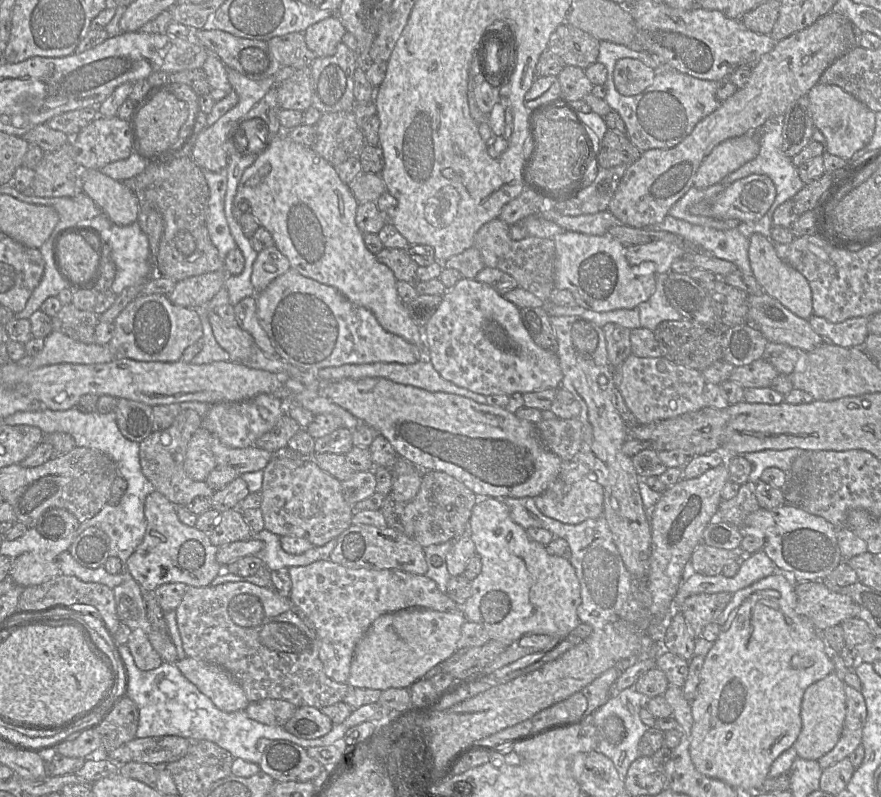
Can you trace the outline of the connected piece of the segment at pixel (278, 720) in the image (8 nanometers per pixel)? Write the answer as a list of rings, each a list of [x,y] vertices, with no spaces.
[[[267,698],[250,702],[245,712],[249,718],[262,724],[284,726],[296,710],[297,707],[286,700]]]

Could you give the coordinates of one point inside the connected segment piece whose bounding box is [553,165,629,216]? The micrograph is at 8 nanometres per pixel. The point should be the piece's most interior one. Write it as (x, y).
(596, 197)

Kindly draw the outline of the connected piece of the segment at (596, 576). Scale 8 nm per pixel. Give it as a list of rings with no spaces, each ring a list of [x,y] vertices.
[[[505,497],[502,501],[507,505],[511,518],[524,529],[544,528],[554,537],[563,538],[569,544],[570,563],[575,568],[580,581],[581,604],[577,614],[582,623],[589,624],[593,628],[601,628],[607,623],[620,619],[628,622],[646,617],[643,581],[634,580],[627,570],[605,516],[587,519],[580,524],[565,524],[545,516],[536,506],[533,497]]]

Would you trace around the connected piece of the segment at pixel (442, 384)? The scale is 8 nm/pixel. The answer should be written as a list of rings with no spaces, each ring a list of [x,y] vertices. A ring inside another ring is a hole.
[[[422,359],[413,364],[375,362],[370,364],[347,364],[339,367],[328,367],[317,372],[321,382],[330,382],[342,379],[363,379],[363,378],[386,378],[403,385],[411,385],[430,392],[447,392],[470,398],[478,403],[488,404],[485,395],[472,392],[466,388],[459,387],[444,379],[432,363],[427,359]]]

